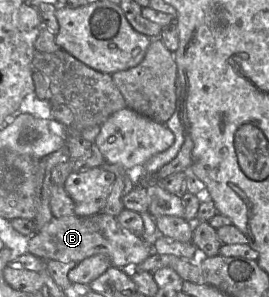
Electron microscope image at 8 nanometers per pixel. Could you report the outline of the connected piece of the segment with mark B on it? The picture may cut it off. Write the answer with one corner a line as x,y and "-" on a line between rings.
102,211
92,216
53,217
41,230
30,236
28,253
44,261
78,263
88,257
101,254
109,258
112,266
130,269
156,252
154,246
148,245
142,237
124,228
116,217

